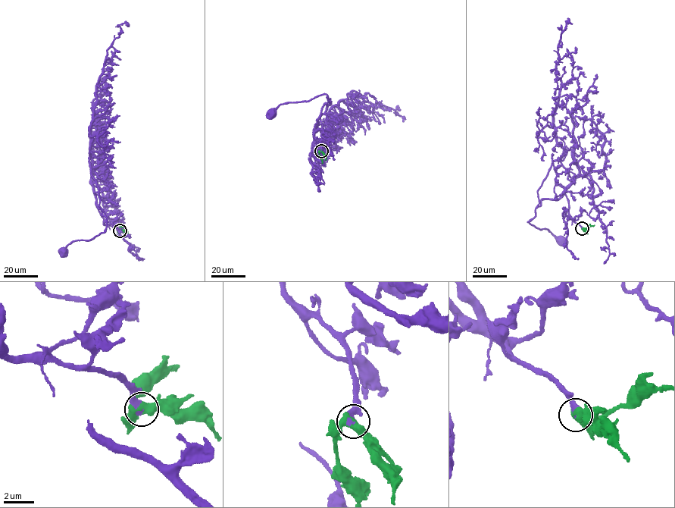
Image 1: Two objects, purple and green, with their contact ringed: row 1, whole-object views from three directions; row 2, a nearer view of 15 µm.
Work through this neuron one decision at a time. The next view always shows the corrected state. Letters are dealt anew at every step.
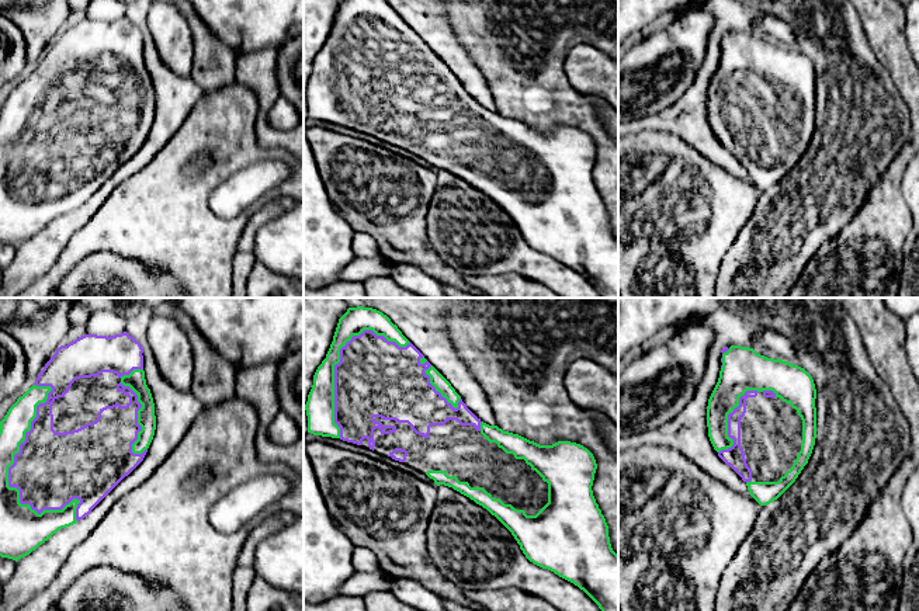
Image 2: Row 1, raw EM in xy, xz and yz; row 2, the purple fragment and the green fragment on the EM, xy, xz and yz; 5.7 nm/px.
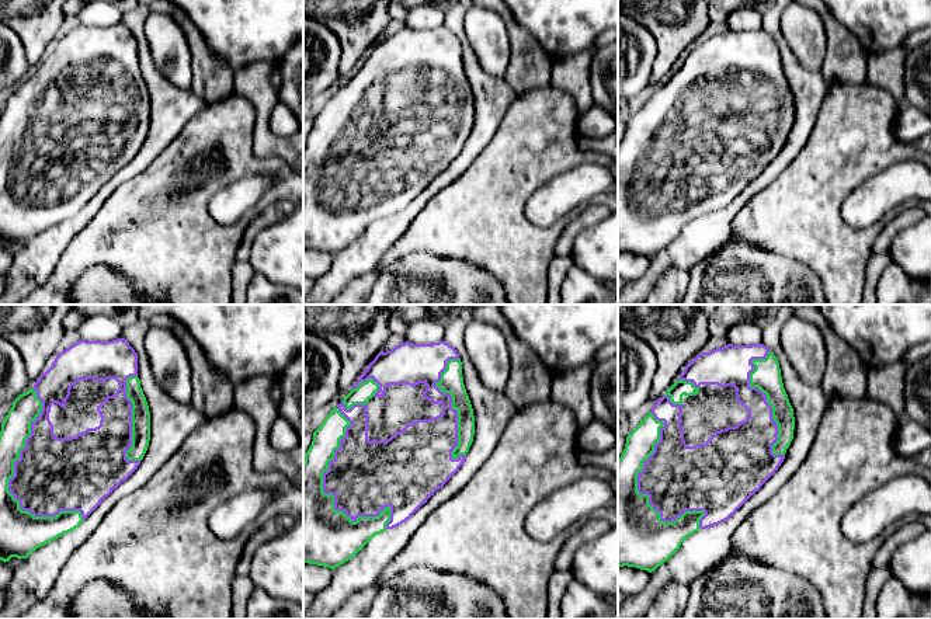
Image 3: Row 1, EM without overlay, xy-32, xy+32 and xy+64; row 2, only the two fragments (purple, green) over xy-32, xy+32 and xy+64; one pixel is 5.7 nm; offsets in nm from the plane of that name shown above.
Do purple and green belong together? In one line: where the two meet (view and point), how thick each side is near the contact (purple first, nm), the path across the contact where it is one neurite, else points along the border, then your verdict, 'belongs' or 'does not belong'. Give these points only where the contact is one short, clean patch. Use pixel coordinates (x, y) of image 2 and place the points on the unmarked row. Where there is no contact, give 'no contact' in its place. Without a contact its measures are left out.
meets purple in xy at (9, 162); 420 nm thick on the purple side, 190 nm on the other; belongs

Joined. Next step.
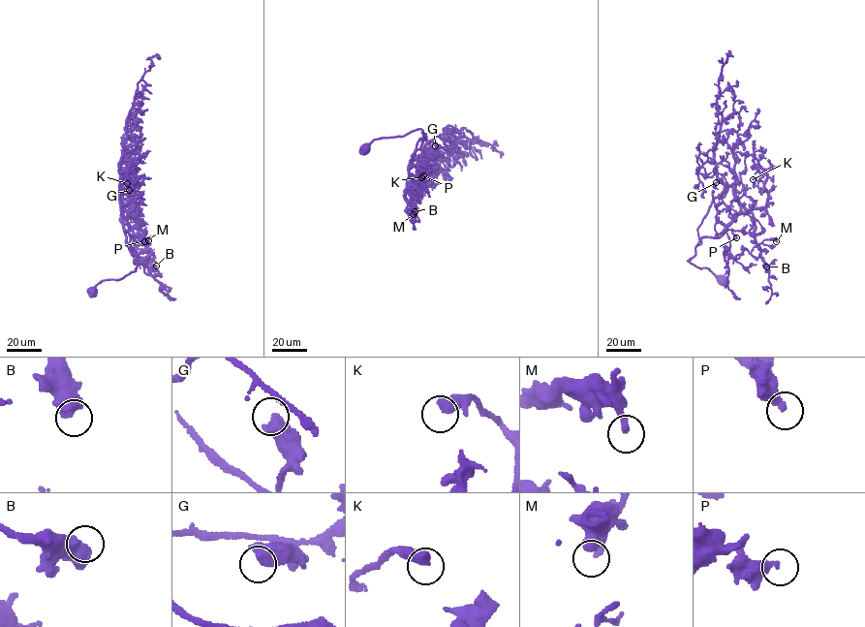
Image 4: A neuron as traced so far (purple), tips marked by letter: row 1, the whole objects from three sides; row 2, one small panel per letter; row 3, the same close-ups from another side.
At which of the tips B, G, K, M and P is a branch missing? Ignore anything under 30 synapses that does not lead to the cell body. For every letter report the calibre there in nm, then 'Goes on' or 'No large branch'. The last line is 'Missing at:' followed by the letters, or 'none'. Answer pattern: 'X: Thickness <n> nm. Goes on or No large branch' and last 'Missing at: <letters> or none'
B: Thickness 650 nm. No large branch
G: Thickness 650 nm. No large branch
K: Thickness 550 nm. Goes on
M: Thickness 240 nm. No large branch
P: Thickness 360 nm. No large branch
Missing at: K

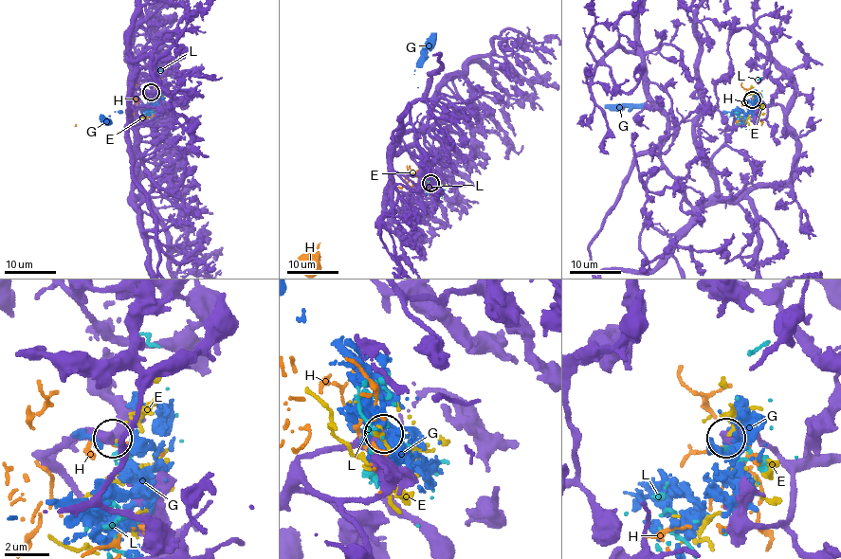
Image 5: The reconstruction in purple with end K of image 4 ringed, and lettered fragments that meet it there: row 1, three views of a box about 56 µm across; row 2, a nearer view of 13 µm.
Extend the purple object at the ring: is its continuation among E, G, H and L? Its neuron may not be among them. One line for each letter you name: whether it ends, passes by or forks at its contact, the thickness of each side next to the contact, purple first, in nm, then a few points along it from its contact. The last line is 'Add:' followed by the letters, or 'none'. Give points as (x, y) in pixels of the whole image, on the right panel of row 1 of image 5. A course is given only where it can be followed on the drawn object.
Add: none

